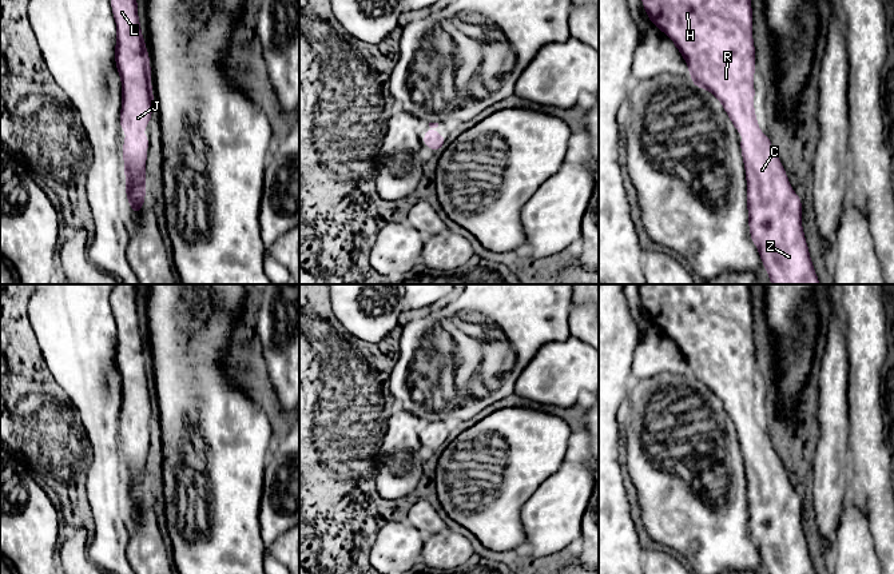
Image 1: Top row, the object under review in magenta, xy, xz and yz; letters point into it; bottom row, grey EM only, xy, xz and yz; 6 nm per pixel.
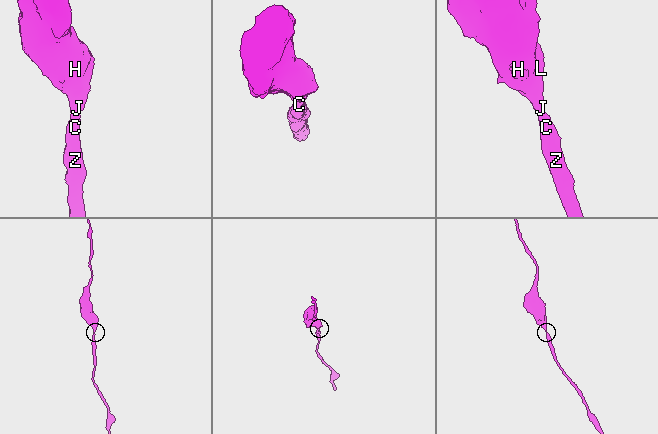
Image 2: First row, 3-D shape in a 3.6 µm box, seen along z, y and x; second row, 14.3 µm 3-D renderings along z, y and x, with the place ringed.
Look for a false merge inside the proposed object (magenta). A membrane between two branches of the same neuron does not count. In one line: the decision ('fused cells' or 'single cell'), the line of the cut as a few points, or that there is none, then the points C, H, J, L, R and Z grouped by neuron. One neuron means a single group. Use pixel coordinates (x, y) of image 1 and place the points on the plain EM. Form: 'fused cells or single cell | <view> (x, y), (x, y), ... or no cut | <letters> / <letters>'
single cell | no cut | C H J L R Z

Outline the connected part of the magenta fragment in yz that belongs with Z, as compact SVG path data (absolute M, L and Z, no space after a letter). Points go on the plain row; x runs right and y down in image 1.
M640 284L640 298L649 320L669 335L682 352L688 364L692 384L710 390L722 402L736 433L744 433L739 443L747 481L748 527L767 574L816 574L802 526L803 498L794 491L770 435L759 428L756 419L751 284Z

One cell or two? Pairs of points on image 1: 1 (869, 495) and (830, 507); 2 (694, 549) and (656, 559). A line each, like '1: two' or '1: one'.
1: two
2: two

